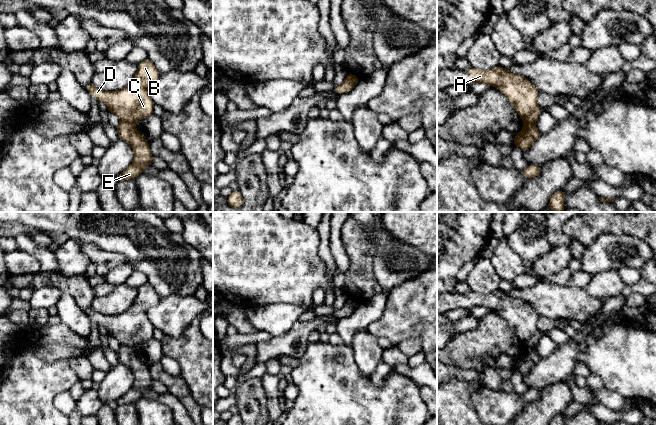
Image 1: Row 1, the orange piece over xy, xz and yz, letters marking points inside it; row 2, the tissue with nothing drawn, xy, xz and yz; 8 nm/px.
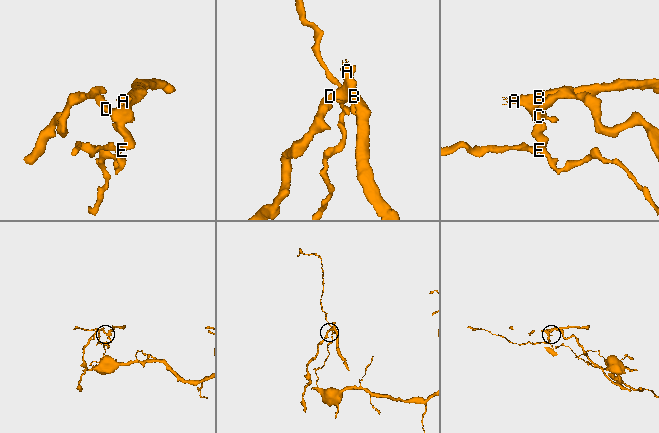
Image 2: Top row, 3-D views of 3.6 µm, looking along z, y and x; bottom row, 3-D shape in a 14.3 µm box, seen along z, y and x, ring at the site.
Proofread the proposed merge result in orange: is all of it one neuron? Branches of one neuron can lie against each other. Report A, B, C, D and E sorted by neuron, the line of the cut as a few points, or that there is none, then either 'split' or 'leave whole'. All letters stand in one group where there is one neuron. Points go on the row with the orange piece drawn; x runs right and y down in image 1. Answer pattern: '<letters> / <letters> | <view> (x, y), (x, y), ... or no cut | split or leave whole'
A B C D / E | xy (121, 120), (133, 124) | split

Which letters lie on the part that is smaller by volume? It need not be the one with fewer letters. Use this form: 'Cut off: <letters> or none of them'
Cut off: A, B, C, D

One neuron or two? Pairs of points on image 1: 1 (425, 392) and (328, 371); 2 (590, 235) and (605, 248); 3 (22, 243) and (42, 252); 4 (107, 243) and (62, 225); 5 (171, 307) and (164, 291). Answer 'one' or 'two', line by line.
1: two
2: two
3: one
4: one
5: two

